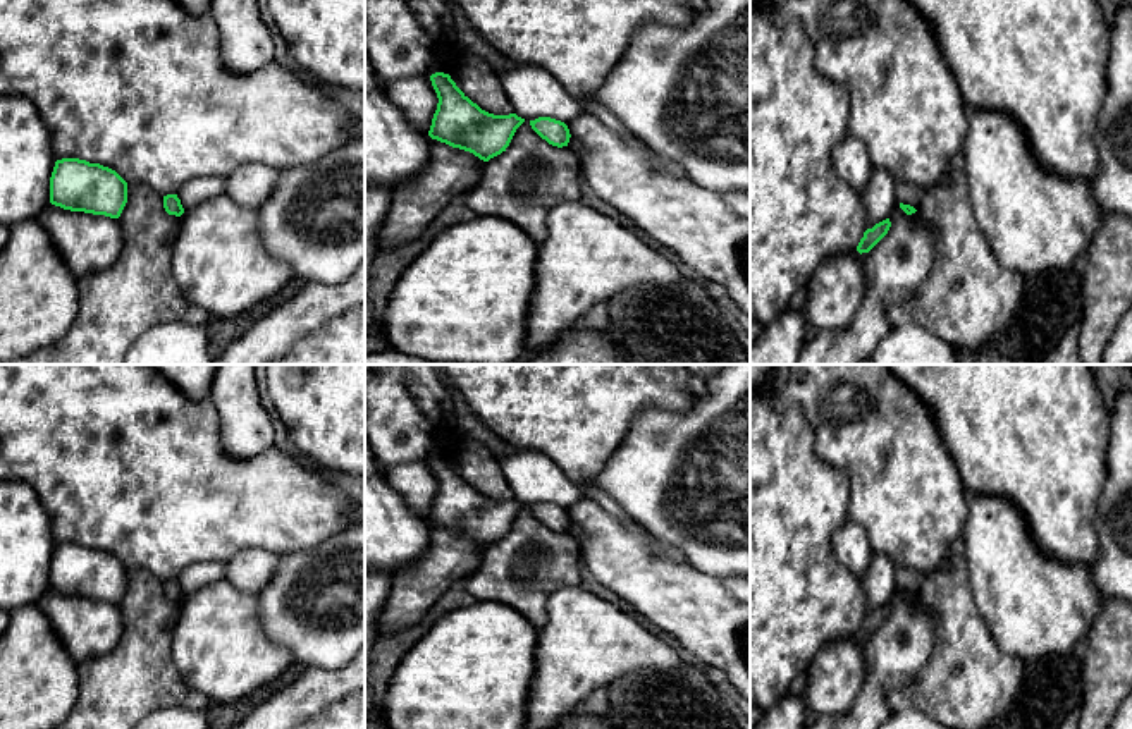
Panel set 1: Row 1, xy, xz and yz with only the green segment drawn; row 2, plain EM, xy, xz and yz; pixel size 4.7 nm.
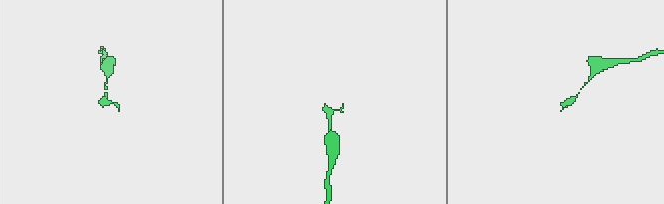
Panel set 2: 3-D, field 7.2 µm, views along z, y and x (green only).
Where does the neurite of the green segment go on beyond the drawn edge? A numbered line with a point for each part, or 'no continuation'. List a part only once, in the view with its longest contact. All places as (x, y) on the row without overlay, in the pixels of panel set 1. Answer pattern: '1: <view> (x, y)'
no continuation

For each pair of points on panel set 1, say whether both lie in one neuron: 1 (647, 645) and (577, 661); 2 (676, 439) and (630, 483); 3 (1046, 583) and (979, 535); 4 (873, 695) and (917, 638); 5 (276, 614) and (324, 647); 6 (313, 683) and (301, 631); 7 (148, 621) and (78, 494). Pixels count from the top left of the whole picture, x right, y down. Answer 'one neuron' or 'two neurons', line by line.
1: one neuron
2: one neuron
3: one neuron
4: one neuron
5: one neuron
6: two neurons
7: two neurons

